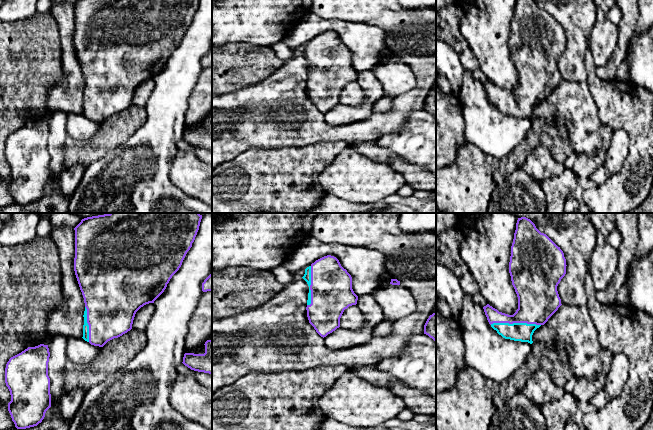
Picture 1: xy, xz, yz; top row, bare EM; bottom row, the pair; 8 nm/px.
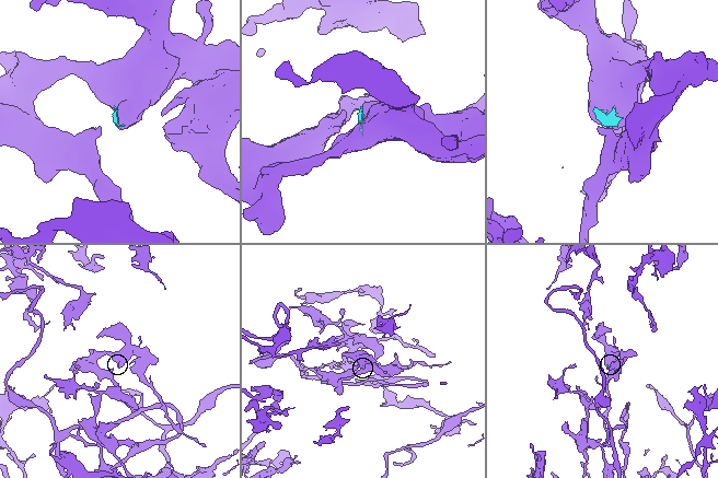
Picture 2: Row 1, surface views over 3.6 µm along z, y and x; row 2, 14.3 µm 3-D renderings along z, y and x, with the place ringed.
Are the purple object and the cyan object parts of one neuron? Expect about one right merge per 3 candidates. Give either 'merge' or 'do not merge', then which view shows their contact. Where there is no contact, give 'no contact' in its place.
merge; contact in yz

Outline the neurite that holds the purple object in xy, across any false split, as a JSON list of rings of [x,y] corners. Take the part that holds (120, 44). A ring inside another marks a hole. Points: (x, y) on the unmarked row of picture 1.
[[[78,0],[75,6],[74,47],[82,68],[85,87],[83,115],[91,121],[103,123],[108,117],[118,114],[132,105],[136,88],[154,77],[164,68],[172,52],[179,46],[187,28],[192,23],[200,0]]]

